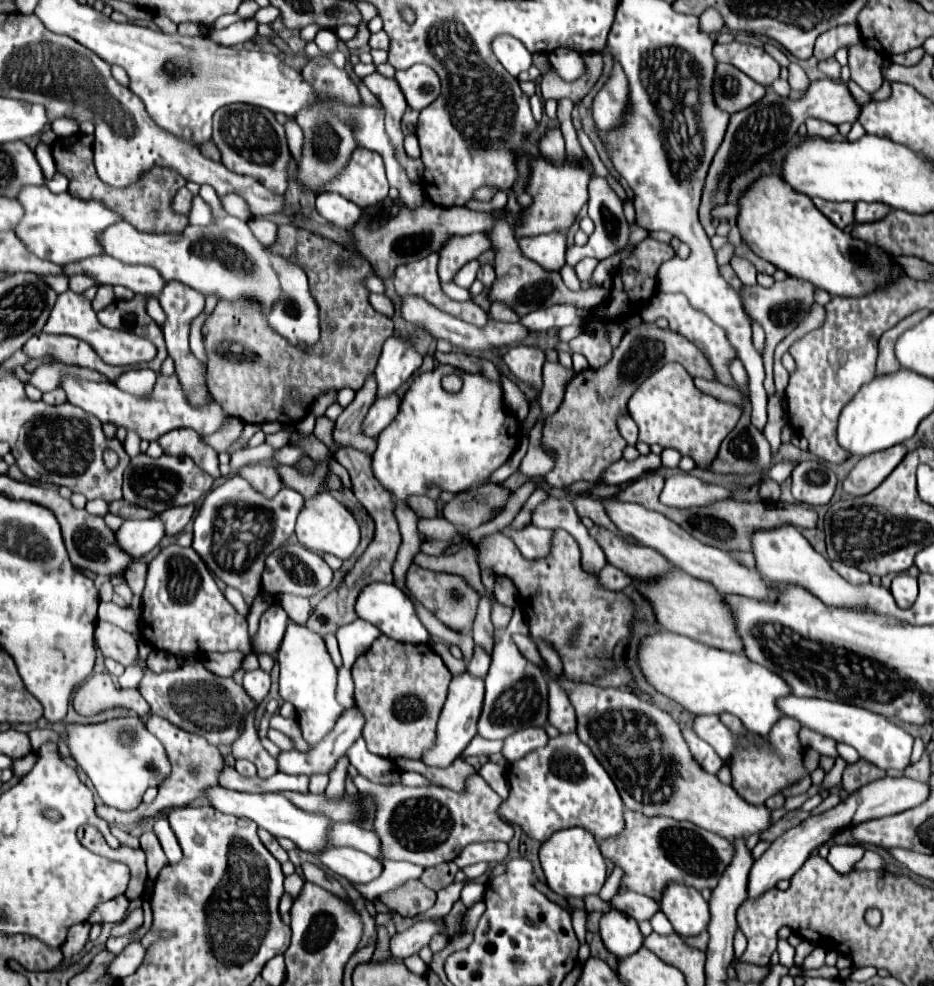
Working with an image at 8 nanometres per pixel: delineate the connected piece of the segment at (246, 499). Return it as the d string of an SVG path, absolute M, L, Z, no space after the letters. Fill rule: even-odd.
M231 476L205 496L195 518L193 548L207 562L209 570L227 586L237 588L247 606L251 606L257 592L261 592L265 556L293 534L301 504L303 496L291 488L281 488L273 500L267 500L259 492L253 492L245 478Z

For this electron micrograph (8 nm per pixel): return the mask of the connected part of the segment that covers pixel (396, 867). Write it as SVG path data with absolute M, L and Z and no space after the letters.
M381 856L381 862L385 866L383 876L379 876L373 882L367 882L367 884L355 884L355 890L363 898L375 900L377 894L393 890L393 888L401 886L405 880L419 879L424 872L421 866L409 862L387 860L383 856Z

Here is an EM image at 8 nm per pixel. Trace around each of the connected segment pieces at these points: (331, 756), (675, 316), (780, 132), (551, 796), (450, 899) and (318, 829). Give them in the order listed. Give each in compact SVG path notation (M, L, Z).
M351 706L343 716L337 720L335 728L309 752L281 752L277 756L279 770L285 774L329 774L337 760L351 748L351 744L361 736L363 728L361 712Z
M659 292L657 296L653 296L653 298L645 304L645 308L641 310L641 318L643 318L645 322L655 322L655 320L659 320L659 318L665 318L665 320L669 322L669 328L671 328L673 332L677 332L677 334L681 334L681 336L687 336L687 338L707 356L707 360L713 364L713 370L715 370L715 374L717 374L717 380L719 380L721 384L725 384L725 386L733 386L733 378L731 378L731 374L729 374L729 362L731 362L733 358L737 358L737 356L735 356L733 348L729 346L729 340L727 340L727 336L725 336L725 330L719 328L717 324L713 324L713 320L709 320L709 316L705 316L705 314L697 312L695 308L691 308L691 304L685 300L685 296Z
M821 78L821 80L811 82L809 90L797 100L781 98L781 96L777 96L777 92L773 92L769 88L767 94L757 104L753 104L753 108L745 108L745 110L733 114L729 120L727 132L725 132L725 138L723 138L723 142L721 142L721 146L719 146L711 166L709 166L703 196L701 196L699 220L701 220L707 236L715 234L715 228L711 226L711 208L717 204L725 204L729 182L737 174L737 170L743 170L753 160L757 160L757 158L765 156L767 152L789 142L791 136L797 132L799 124L811 116L839 126L843 122L853 124L859 118L859 114L861 114L861 106L853 100L849 88L843 82L835 82L831 78Z
M575 732L561 734L549 740L545 748L513 762L507 776L511 790L509 798L499 806L499 816L519 824L525 834L539 842L545 842L557 830L573 826L589 830L601 842L617 836L625 826L623 800L613 780Z
M463 880L463 882L453 882L453 884L449 884L447 888L439 890L439 892L437 892L437 902L435 902L435 906L427 912L415 916L415 918L413 918L413 922L429 920L429 918L433 917L446 917L447 914L451 912L453 904L459 900L461 890L463 890L463 886L465 886L465 884L467 884L467 880Z
M209 786L203 792L203 798L219 812L223 814L231 814L237 818L249 818L253 820L259 828L271 832L273 836L283 836L293 840L301 850L317 854L327 846L327 832L329 832L329 818L321 816L321 814L311 814L305 812L301 808L297 808L295 804L291 804L289 800L285 800L285 796L277 794L277 792L267 792L267 794L245 794L245 792L237 792L237 790L227 790L223 786Z

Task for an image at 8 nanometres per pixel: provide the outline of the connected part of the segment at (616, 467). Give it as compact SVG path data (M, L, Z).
M649 452L645 456L639 456L631 462L627 462L625 458L621 458L619 462L611 464L603 476L605 484L625 484L625 482L633 482L637 478L641 478L641 474L645 472L653 472L659 470L661 464L661 456Z

